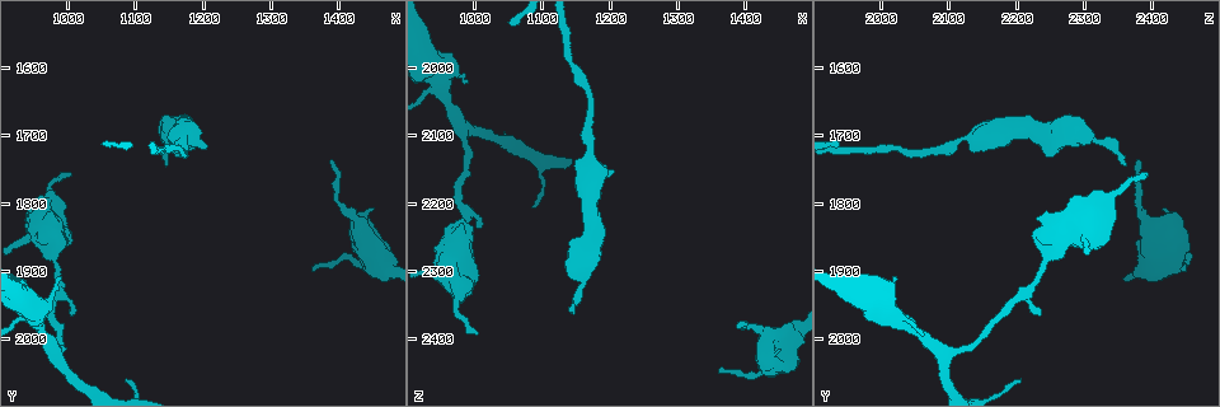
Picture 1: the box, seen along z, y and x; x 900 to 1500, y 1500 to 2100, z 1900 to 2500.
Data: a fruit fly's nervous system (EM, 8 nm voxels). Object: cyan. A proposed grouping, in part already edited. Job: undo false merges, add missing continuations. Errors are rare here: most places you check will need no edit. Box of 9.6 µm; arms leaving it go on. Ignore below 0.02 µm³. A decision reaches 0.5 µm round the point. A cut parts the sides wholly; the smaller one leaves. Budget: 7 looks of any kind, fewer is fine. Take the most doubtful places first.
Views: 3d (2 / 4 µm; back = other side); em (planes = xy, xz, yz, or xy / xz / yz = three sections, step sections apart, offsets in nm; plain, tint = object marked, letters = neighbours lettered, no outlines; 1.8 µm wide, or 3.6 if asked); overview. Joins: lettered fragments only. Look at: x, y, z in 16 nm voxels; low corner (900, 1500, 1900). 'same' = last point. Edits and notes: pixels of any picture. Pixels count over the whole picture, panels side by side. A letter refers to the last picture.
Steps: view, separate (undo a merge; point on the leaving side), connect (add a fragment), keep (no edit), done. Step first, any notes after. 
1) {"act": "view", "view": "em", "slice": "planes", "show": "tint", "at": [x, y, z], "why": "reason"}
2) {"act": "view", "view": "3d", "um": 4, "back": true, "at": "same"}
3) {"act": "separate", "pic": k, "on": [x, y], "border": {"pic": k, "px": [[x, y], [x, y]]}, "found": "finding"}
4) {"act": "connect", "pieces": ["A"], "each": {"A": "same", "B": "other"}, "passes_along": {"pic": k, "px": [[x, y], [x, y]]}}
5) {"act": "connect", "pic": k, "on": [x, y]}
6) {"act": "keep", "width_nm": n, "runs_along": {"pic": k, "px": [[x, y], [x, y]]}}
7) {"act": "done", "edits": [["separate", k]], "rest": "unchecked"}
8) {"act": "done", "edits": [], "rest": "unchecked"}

{"act": "view", "view": "em", "slice": "planes", "show": "letters", "at": [1145, 1745, 2360], "why": "end of a long branch"}

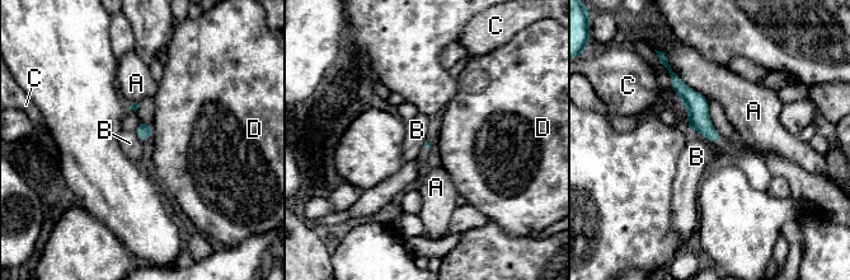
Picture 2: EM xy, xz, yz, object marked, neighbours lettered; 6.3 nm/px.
{"act": "keep", "each": {"A": "other", "B": "other", "C": "other", "D": "other"}, "found": "no lettered fragment goes on from it"}

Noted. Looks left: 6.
{"act": "view", "view": "em", "slice": "xy", "step": 16, "show": "tint", "at": [1425, 1835, 2445], "why": "an open end"}

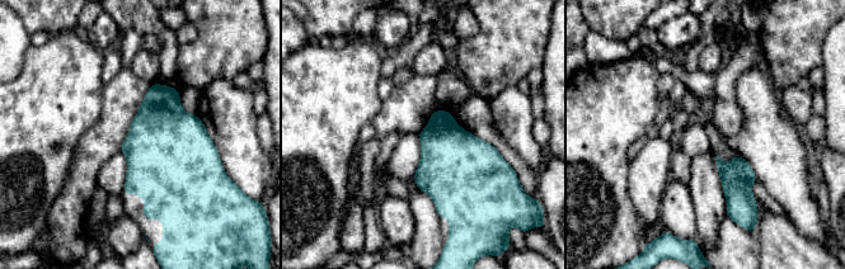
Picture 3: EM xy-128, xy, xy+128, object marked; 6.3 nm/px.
{"act": "view", "view": "em", "slice": "planes", "show": "letters", "at": "same"}

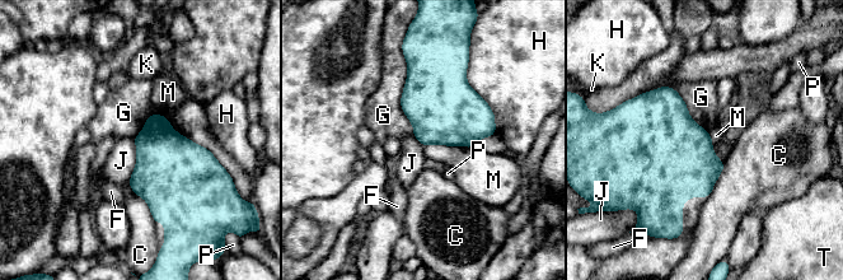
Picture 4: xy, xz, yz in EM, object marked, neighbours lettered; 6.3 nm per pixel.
{"act": "keep", "width_nm": 320, "each": {"C": "other", "F": "other", "G": "other", "H": "other", "J": "other", "K": "other", "M": "other", "P": "other", "T": "other"}, "border": {"pic": 4, "px": [[134, 138], [135, 168], [127, 181]]}, "found": "no lettered fragment goes on from it"}

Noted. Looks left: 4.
{"act": "view", "view": "em", "slice": "xz", "step": 4, "show": "tint", "at": [1390, 1740, 2375], "why": "thin end"}

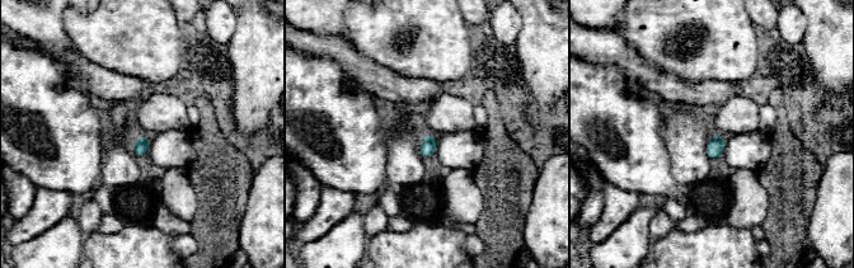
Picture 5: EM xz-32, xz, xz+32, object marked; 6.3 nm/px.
{"act": "view", "view": "em", "slice": "xy", "step": 8, "show": "letters", "at": "same", "why": "cut it another way"}

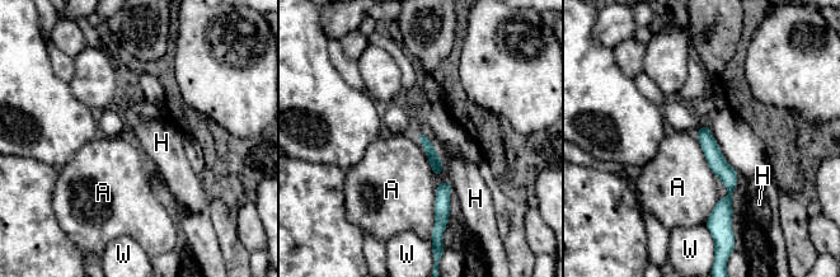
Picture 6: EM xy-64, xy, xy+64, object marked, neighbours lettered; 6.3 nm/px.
{"act": "keep", "width_nm": 70, "each": {"A": "other", "H": "other", "W": "other"}, "runs_along": {"pic": 6, "px": [[704, 130], [730, 179], [727, 201], [716, 214]]}, "found": "none of them fits"}

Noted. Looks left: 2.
{"act": "done", "edits": [], "rest": "unchecked"}

